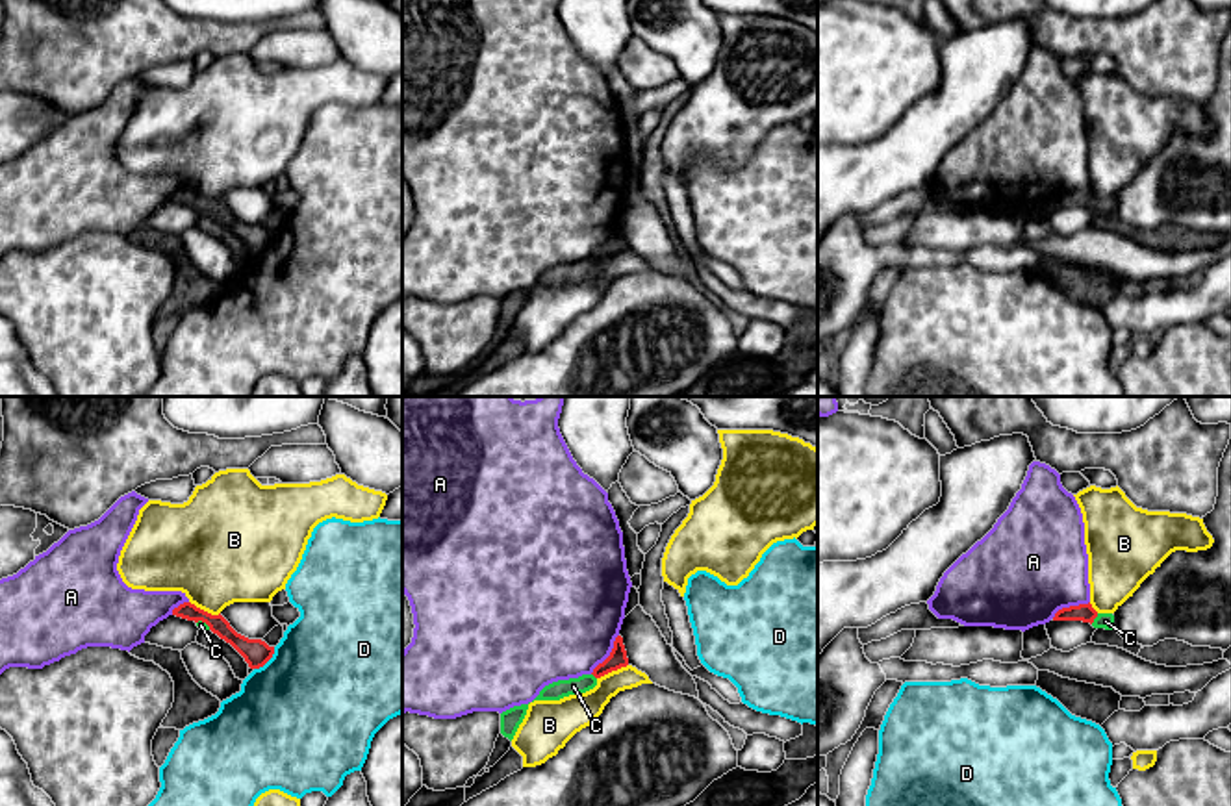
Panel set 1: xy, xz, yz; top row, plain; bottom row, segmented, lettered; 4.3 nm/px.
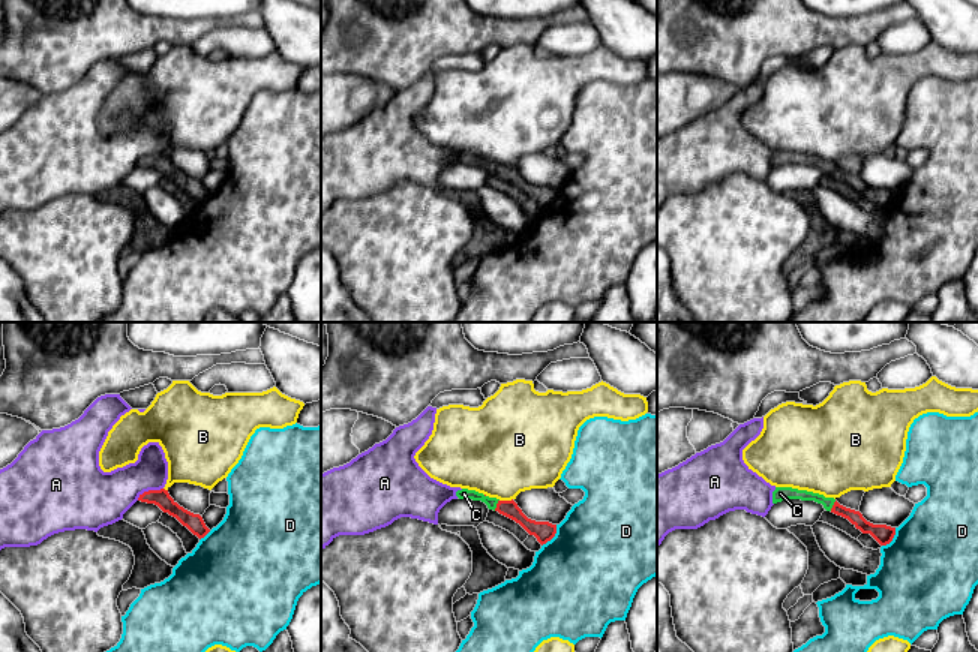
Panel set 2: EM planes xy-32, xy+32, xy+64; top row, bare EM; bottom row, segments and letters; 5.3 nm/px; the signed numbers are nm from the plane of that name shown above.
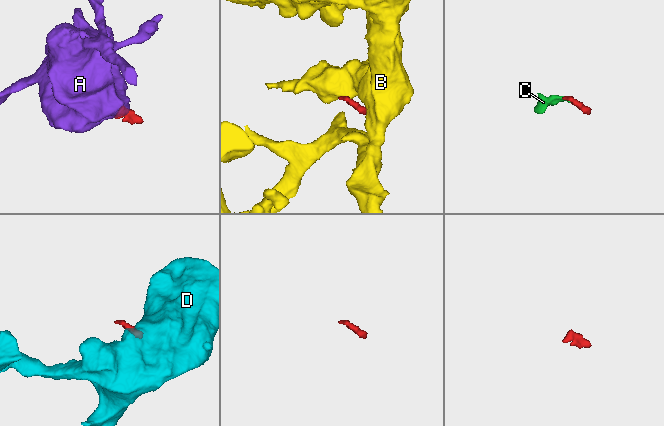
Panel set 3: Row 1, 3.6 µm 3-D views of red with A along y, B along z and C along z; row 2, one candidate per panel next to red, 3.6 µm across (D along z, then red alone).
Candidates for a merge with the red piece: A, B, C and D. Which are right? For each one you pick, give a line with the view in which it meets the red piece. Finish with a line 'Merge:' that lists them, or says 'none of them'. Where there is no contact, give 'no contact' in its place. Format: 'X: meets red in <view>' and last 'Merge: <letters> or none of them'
C: meets red in yz
Merge: C

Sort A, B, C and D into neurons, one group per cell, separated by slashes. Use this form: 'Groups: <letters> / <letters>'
Groups: A / B / C / D

